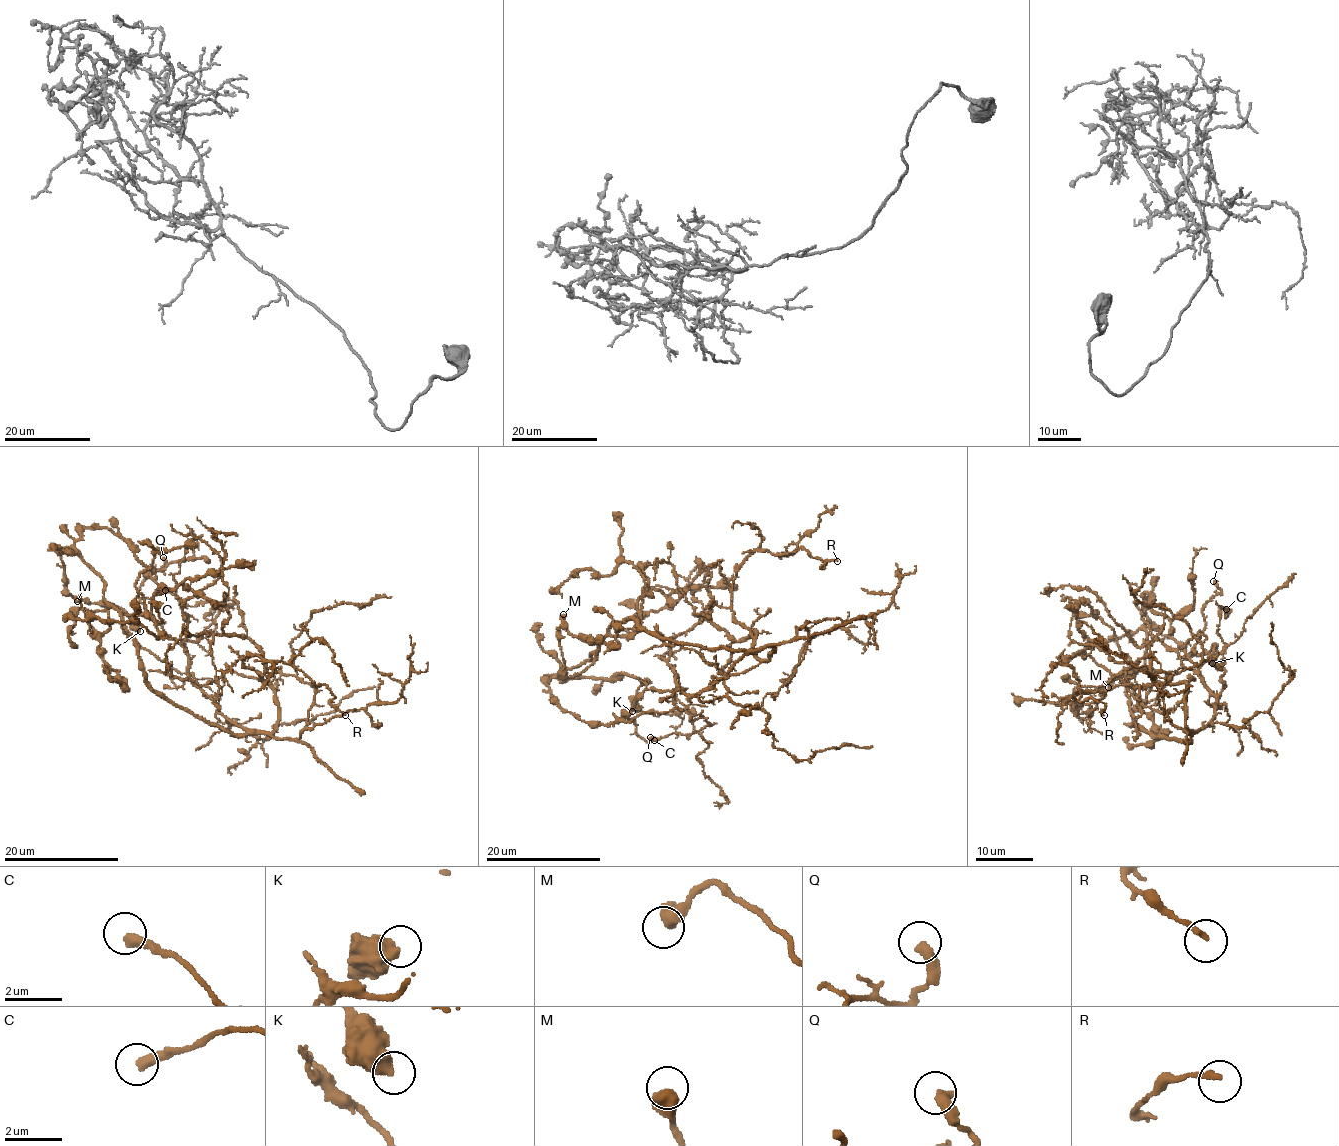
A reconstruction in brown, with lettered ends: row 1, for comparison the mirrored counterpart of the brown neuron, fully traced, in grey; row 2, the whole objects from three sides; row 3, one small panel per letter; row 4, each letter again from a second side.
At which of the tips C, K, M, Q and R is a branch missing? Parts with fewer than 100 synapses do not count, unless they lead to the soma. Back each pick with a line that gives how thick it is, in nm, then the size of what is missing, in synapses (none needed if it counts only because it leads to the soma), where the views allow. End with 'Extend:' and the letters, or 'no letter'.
Extend: no letter

